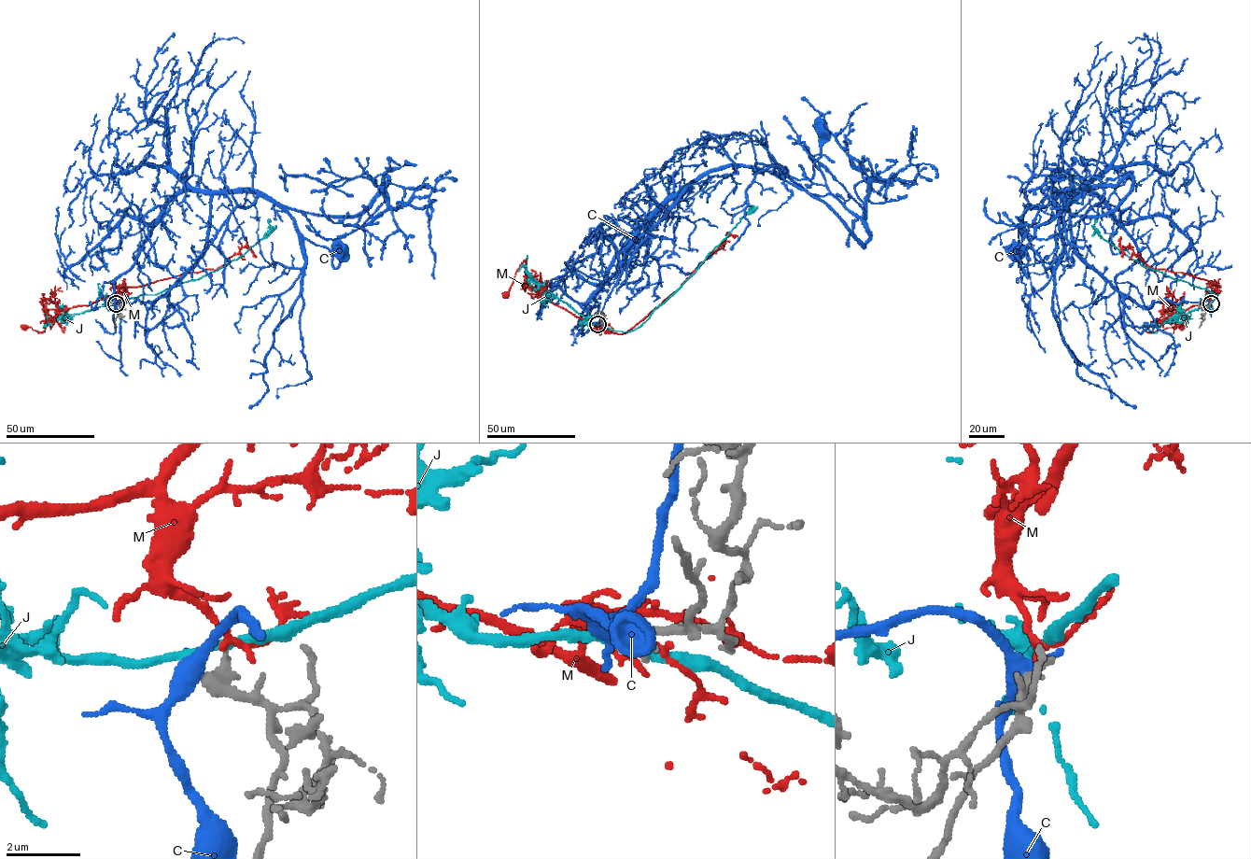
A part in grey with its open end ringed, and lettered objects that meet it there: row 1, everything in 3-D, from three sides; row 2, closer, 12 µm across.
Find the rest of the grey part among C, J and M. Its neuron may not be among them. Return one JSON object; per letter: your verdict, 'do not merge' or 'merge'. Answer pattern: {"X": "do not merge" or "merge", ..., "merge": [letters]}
{"C": "do not merge", "J": "do not merge", "M": "do not merge", "merge": []}

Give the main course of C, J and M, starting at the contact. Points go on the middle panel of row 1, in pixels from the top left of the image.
C: (597, 324), (605, 300), (638, 245), (693, 182), (737, 166), (810, 178), (821, 155), (821, 130)
J: (599, 324), (622, 331), (639, 327), (695, 272), (752, 206), (752, 211)
M: (599, 324), (578, 317), (543, 298), (538, 284), (522, 265), (527, 263), (525, 260), (505, 295)

